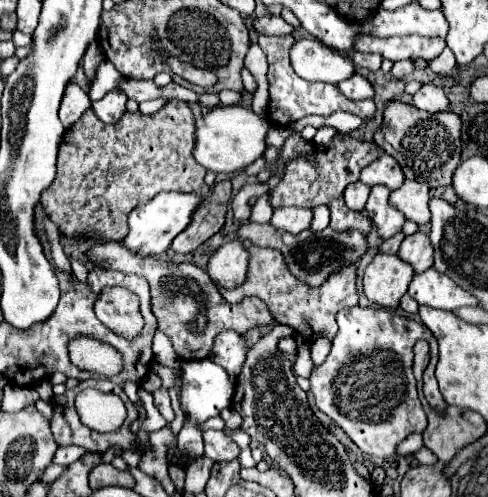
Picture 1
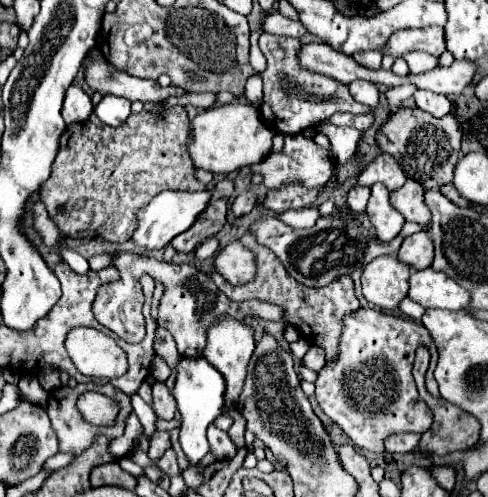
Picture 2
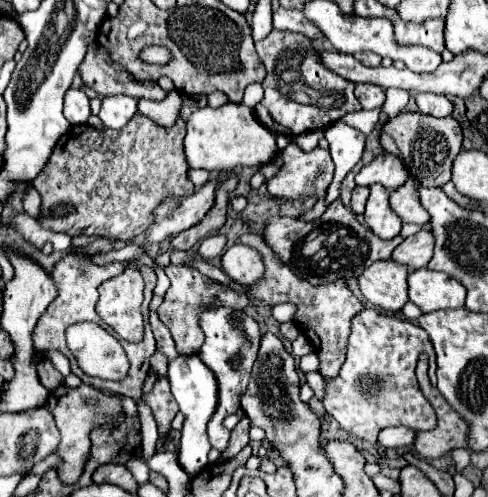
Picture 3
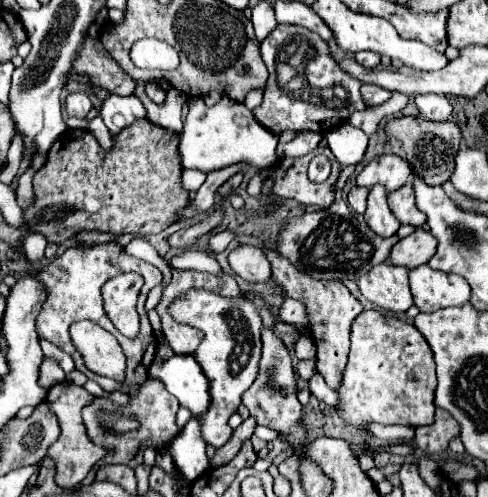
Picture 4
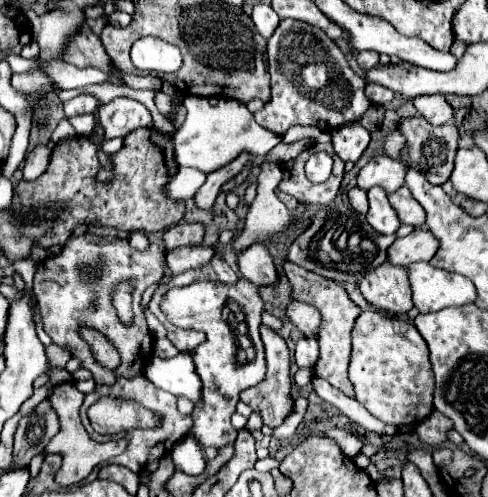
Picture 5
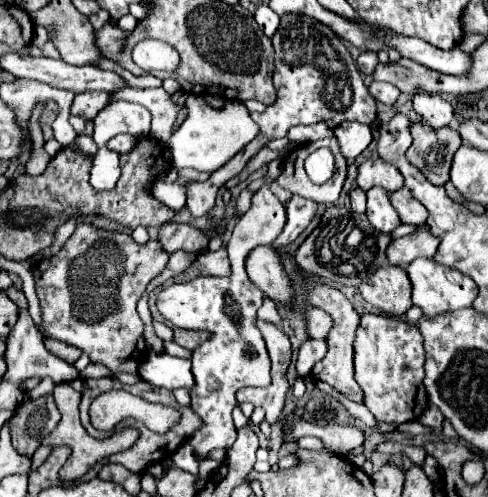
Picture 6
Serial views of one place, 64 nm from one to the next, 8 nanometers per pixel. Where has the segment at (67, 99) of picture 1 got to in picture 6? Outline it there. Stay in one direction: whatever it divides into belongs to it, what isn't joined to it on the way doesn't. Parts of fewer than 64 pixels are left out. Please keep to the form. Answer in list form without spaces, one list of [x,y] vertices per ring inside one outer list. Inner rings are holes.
[[[84,92],[84,94],[78,94],[74,98],[72,114],[82,116],[86,122],[92,122],[96,118],[96,114],[106,104],[110,104],[110,94],[108,92]]]

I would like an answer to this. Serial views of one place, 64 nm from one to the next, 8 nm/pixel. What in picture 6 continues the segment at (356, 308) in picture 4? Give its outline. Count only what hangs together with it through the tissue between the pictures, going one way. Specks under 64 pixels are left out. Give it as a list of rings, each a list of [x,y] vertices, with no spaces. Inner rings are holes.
[[[312,284],[308,300],[310,300],[310,304],[326,310],[334,318],[334,328],[328,334],[328,354],[318,364],[314,364],[312,376],[316,380],[322,380],[322,382],[330,384],[336,392],[344,394],[348,400],[362,404],[364,402],[364,392],[358,386],[358,382],[354,380],[354,340],[356,340],[356,328],[360,324],[360,314],[352,308],[352,304],[344,298],[344,294],[340,290],[334,290],[326,284]]]

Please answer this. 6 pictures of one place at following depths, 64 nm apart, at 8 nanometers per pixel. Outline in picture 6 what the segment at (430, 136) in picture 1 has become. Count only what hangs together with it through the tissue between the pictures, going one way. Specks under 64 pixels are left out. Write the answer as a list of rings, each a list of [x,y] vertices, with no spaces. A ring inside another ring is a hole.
[[[426,122],[412,124],[412,146],[408,148],[408,160],[436,186],[444,186],[450,180],[450,164],[454,152],[462,146],[462,138],[452,128],[432,128]]]

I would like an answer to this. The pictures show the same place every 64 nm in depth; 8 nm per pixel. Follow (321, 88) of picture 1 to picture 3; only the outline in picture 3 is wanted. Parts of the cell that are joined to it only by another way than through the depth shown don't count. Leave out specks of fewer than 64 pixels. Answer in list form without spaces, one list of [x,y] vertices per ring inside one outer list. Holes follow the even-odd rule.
[[[272,30],[262,42],[256,42],[256,52],[268,74],[262,82],[264,98],[254,112],[260,122],[270,122],[272,132],[298,136],[308,130],[324,130],[344,114],[362,110],[362,104],[354,96],[356,84],[328,70],[320,62],[316,46],[308,36],[288,30]],[[312,96],[320,96],[320,106],[312,104]]]

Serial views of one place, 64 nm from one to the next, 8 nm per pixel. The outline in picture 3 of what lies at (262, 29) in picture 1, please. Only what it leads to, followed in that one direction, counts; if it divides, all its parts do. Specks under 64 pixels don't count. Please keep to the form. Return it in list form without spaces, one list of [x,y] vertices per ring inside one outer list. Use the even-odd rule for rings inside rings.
[[[278,8],[274,12],[274,28],[276,30],[292,30],[292,32],[300,32],[306,34],[310,38],[324,38],[324,34],[320,32],[320,28],[316,24],[312,24],[302,10],[286,10],[286,8]]]

